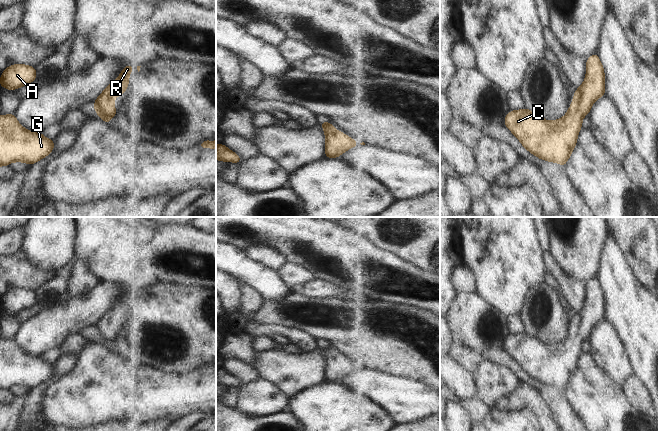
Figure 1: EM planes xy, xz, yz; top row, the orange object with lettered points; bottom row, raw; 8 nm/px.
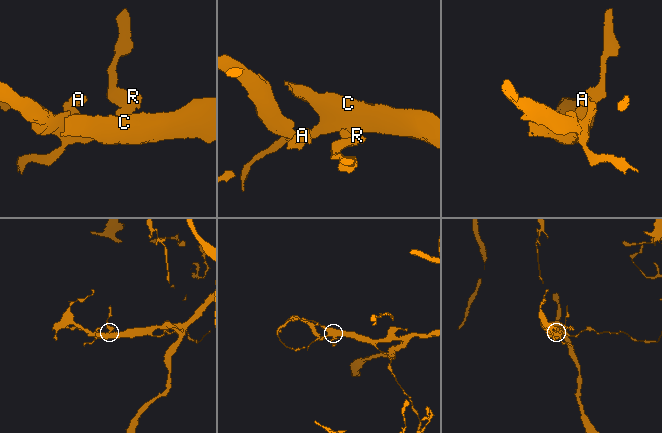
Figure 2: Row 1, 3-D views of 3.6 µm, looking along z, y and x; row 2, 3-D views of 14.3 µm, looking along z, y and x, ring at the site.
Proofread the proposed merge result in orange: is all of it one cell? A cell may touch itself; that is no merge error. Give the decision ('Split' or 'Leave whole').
Leave whole

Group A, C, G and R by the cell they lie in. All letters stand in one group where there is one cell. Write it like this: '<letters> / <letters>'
A C G R

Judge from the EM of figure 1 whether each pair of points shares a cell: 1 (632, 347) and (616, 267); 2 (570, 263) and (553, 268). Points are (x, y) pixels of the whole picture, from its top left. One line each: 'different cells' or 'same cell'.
1: same cell
2: different cells

